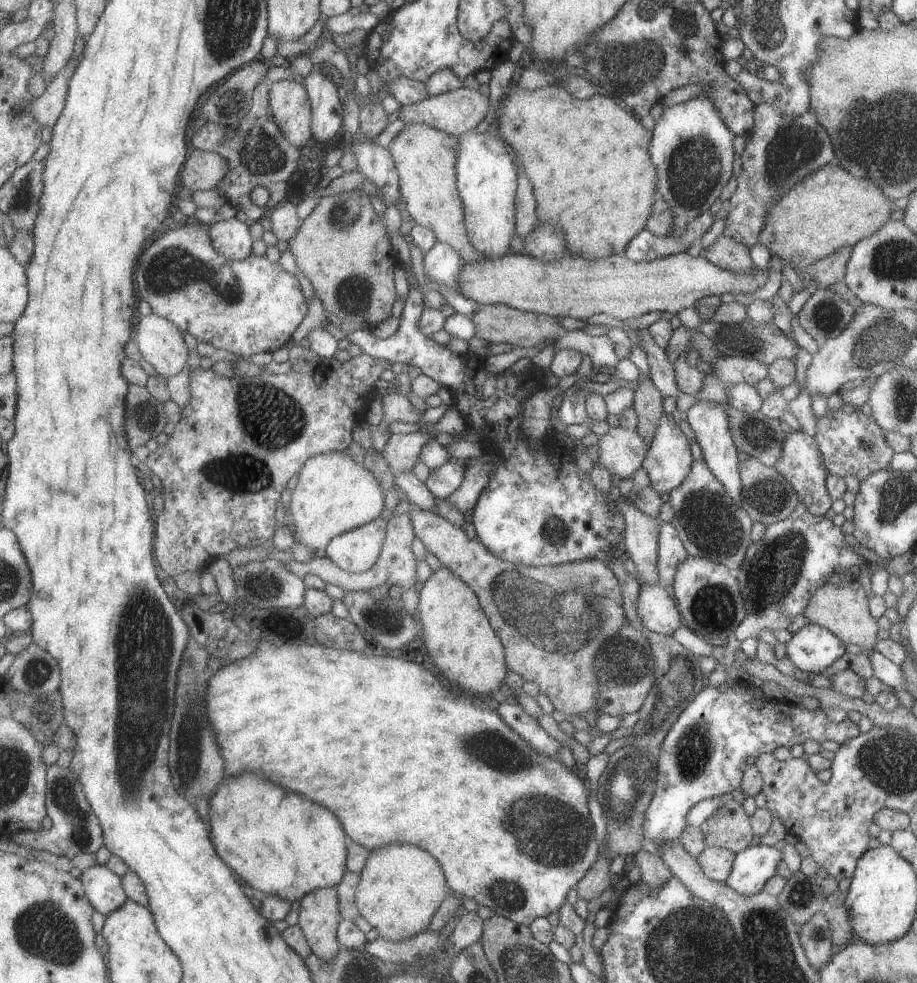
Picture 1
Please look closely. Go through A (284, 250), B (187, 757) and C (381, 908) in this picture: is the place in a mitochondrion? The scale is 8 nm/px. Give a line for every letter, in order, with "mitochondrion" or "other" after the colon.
A: other
B: mitochondrion
C: other

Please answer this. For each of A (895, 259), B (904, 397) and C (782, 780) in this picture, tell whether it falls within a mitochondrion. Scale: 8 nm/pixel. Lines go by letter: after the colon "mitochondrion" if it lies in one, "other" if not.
A: mitochondrion
B: mitochondrion
C: other

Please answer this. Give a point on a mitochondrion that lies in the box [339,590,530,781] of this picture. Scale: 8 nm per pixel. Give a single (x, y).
(383, 618)

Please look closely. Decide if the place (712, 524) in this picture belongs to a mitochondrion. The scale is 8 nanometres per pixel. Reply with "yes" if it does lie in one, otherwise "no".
yes

